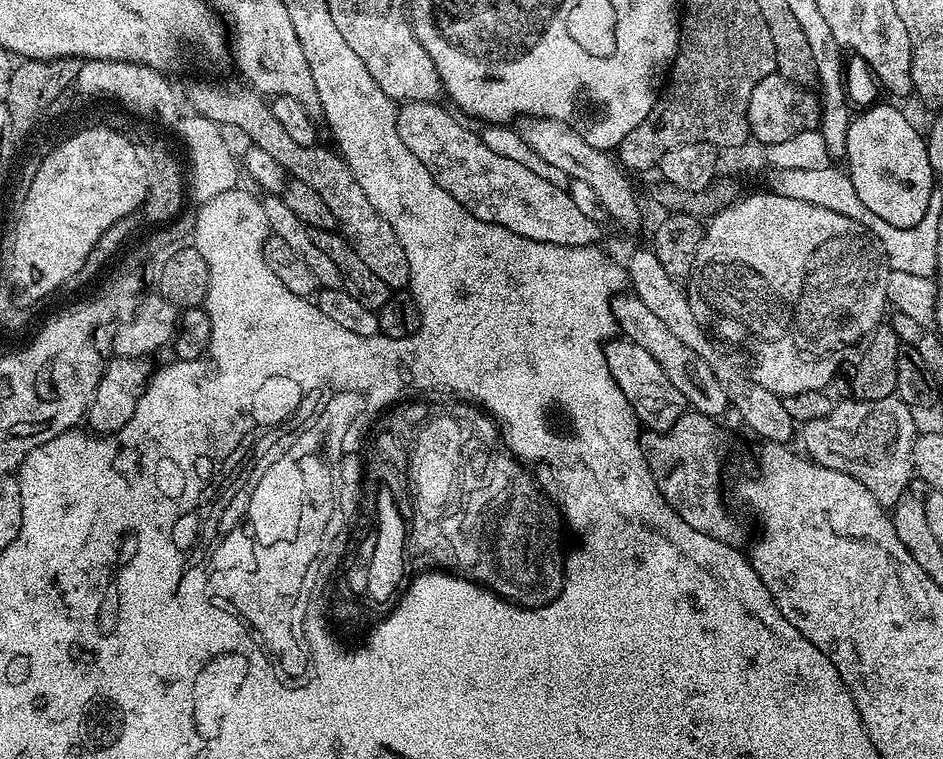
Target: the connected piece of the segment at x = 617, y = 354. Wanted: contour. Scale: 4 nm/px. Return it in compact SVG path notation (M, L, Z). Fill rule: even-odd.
M613 338L604 346L604 357L614 382L618 382L618 390L626 394L626 402L630 402L636 419L648 432L670 430L674 422L678 422L678 418L689 411L686 398L682 398L674 382L666 378L666 370L662 370L662 366L650 358L650 353L642 350L642 346L627 338Z

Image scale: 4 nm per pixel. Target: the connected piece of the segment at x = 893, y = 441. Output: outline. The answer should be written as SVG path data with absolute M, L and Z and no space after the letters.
M894 394L884 399L847 399L842 402L837 401L827 418L814 418L803 424L798 432L798 440L804 443L803 451L817 464L842 470L858 478L858 482L862 482L862 486L866 486L866 490L870 490L870 494L874 494L874 498L878 498L880 504L890 506L898 502L898 494L904 492L914 476L913 452L918 429L916 430L916 420L912 417L913 409Z

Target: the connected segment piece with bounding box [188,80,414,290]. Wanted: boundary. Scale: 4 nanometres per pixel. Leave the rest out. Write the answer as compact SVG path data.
M196 80L188 88L188 104L192 107L189 109L195 115L210 118L225 129L237 128L242 135L248 136L247 143L251 147L271 154L274 162L278 162L278 166L282 166L291 179L301 180L310 186L310 190L314 190L314 194L326 202L330 214L334 214L340 235L347 240L354 254L358 254L358 258L370 266L370 271L377 278L382 278L389 290L407 289L404 287L413 283L414 274L410 270L410 262L406 262L406 250L402 250L402 242L398 242L394 226L390 226L390 222L386 222L386 218L382 218L382 214L370 206L370 198L366 198L362 186L358 186L350 166L339 151L331 147L323 148L319 143L301 146L294 142L294 138L282 130L278 118L274 118L265 97L251 87L240 84L211 84L208 80Z

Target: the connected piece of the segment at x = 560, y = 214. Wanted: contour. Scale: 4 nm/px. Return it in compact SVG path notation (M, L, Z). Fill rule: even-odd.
M401 103L396 113L398 138L406 142L406 150L430 170L434 182L442 186L475 218L494 223L522 238L536 242L556 243L558 246L586 247L595 245L601 225L586 218L574 206L570 194L555 184L555 179L538 178L526 166L501 158L486 146L483 135L471 132L459 124L439 103Z

